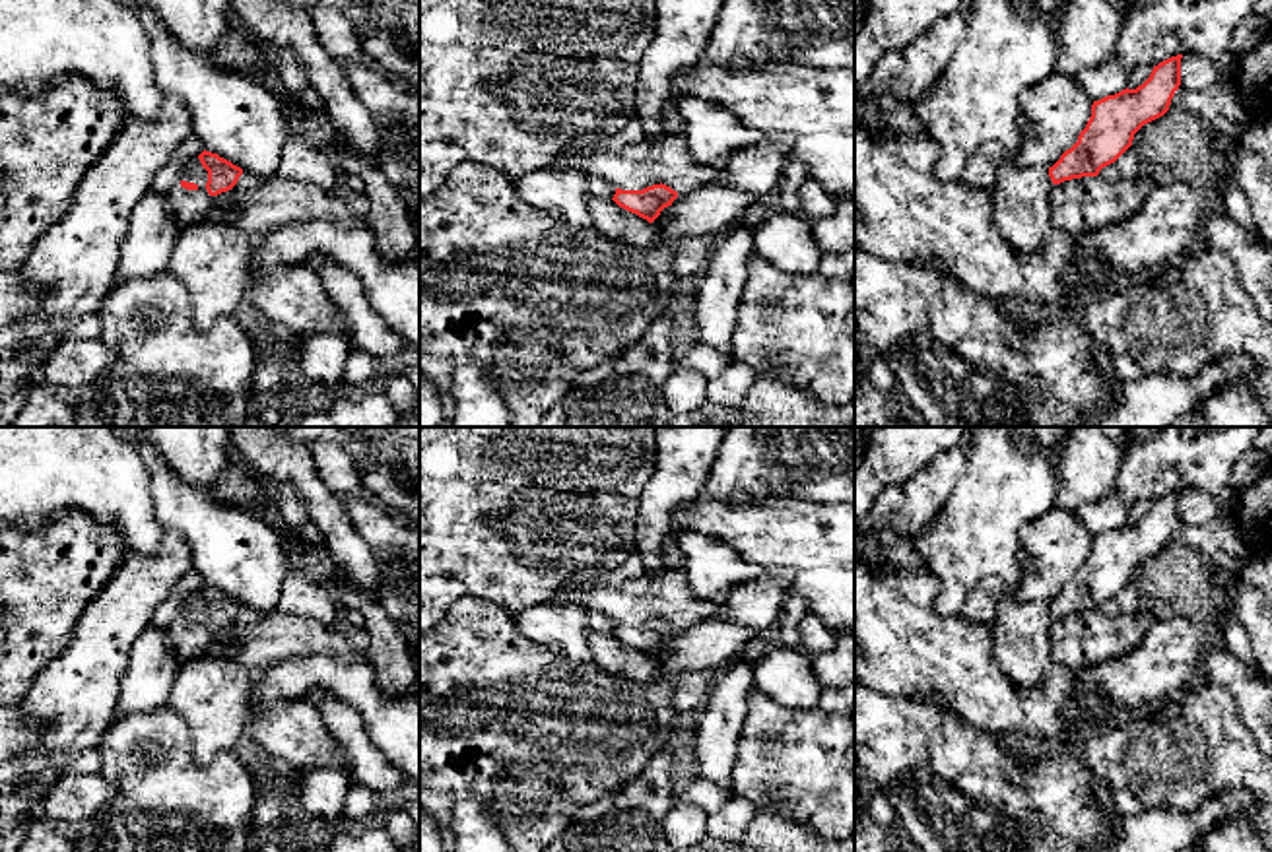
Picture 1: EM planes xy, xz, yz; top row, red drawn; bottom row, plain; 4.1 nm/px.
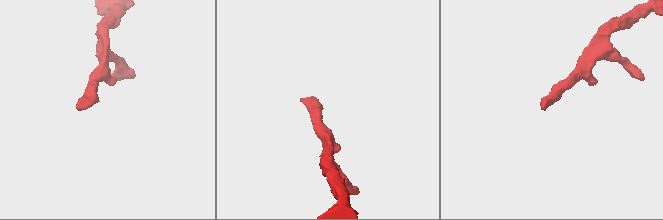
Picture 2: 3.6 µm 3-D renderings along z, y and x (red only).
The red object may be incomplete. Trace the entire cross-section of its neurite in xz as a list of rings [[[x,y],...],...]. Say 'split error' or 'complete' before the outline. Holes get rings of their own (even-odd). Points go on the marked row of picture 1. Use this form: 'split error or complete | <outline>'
complete | [[[653,184],[643,190],[621,190],[616,188],[614,202],[639,217],[653,223],[660,212],[678,198],[678,192],[666,184]]]

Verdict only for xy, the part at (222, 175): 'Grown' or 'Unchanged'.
Grown

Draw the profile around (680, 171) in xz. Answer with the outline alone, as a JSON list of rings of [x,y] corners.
[[[666,134],[654,142],[641,140],[614,151],[561,155],[553,161],[553,167],[594,175],[614,188],[643,190],[662,182],[678,194],[713,182],[724,165],[726,155],[697,163],[689,155],[684,134]]]

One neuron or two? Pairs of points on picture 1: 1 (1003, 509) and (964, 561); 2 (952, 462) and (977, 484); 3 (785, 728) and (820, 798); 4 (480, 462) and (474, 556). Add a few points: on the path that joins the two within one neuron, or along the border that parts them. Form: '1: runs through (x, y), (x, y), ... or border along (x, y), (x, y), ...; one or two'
1: runs through (989, 523), (964, 548); one
2: border along (968, 447), (964, 472), (938, 511); two
3: runs through (787, 746), (820, 781); one
4: runs through (474, 486), (474, 532); one

